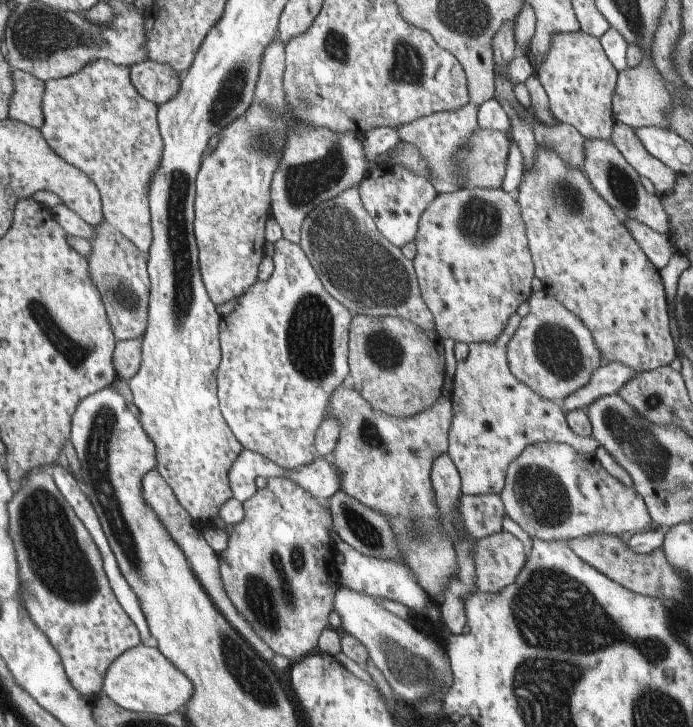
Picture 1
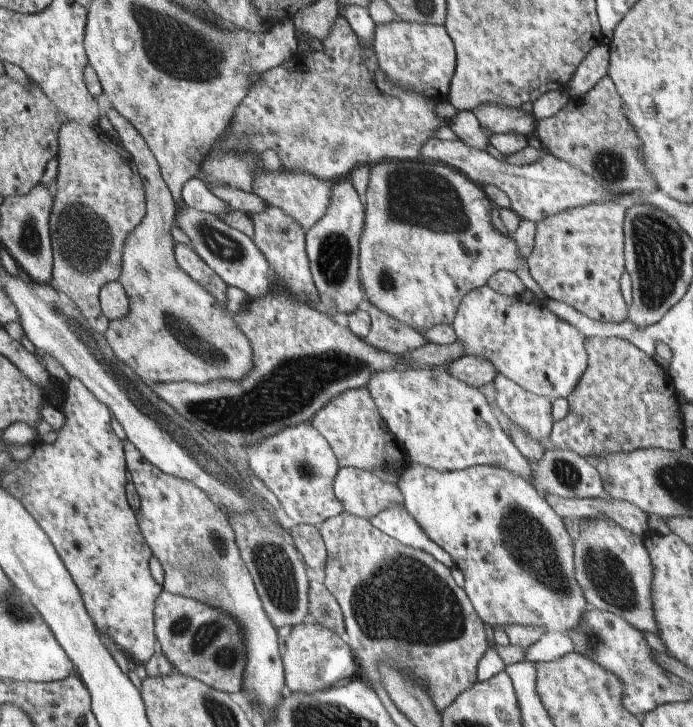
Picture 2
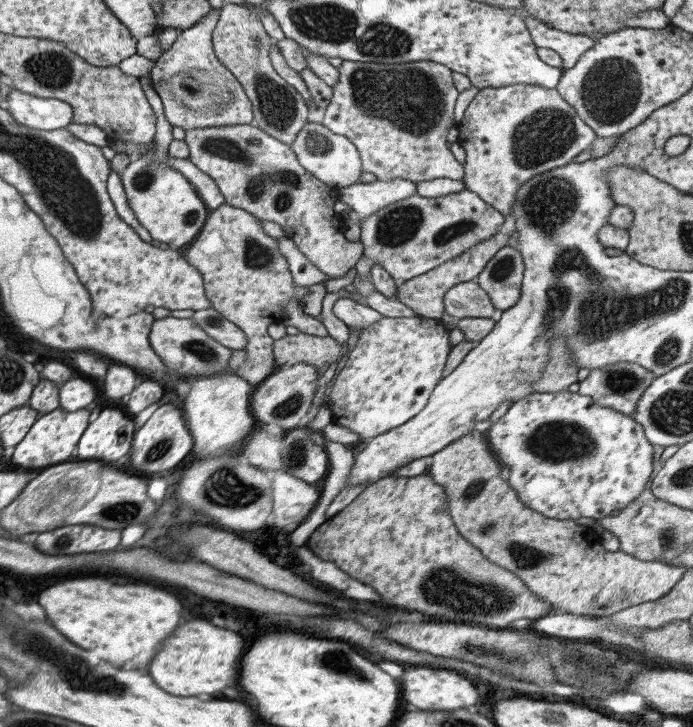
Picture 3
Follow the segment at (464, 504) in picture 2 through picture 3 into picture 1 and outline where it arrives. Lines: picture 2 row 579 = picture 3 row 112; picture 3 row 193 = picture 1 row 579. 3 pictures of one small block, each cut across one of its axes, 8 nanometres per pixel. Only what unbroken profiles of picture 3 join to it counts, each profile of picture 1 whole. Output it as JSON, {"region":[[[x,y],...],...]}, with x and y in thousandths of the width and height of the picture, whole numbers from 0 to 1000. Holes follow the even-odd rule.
{"region":[[[720,730],[706,740],[685,741],[683,803],[688,806],[688,813],[720,814],[723,809],[743,801],[758,768],[758,752],[732,730]]]}

